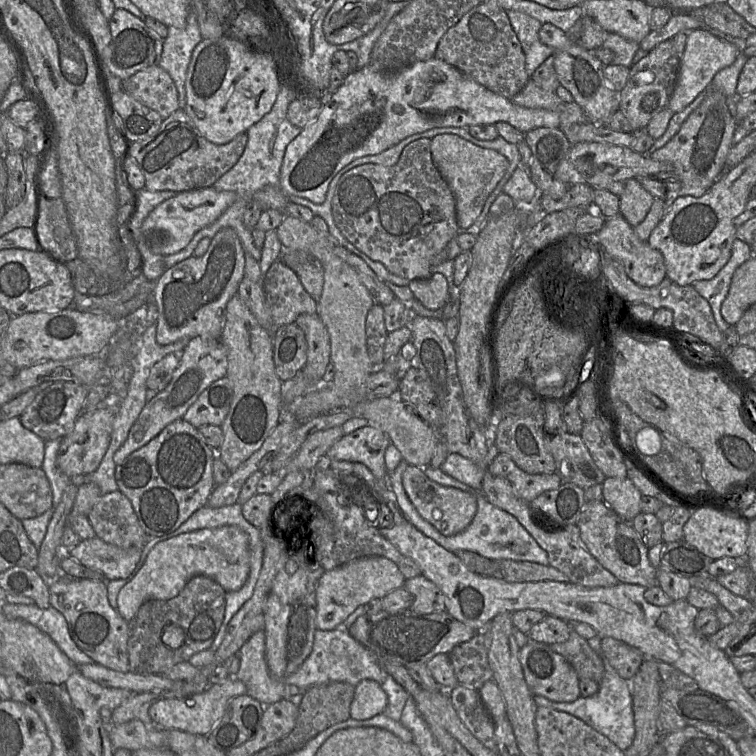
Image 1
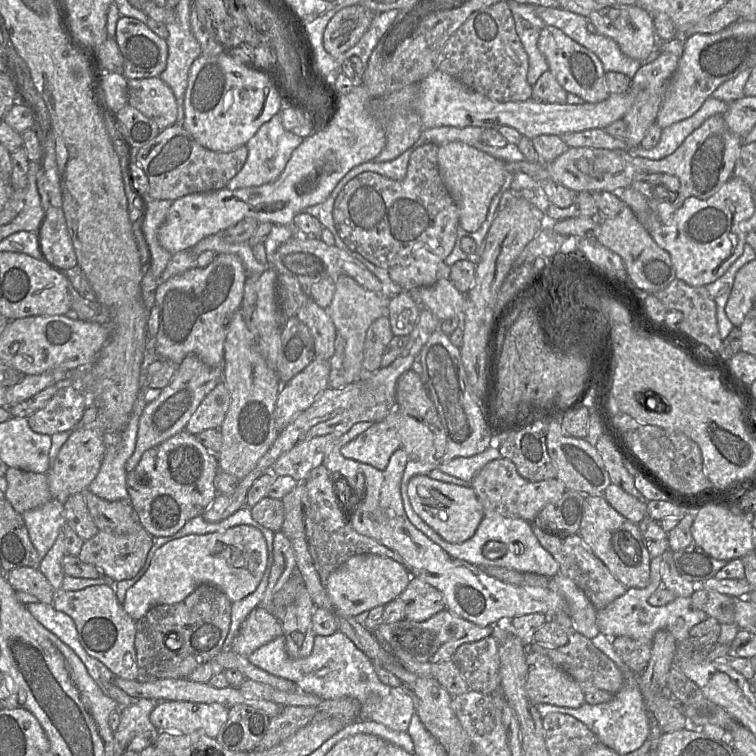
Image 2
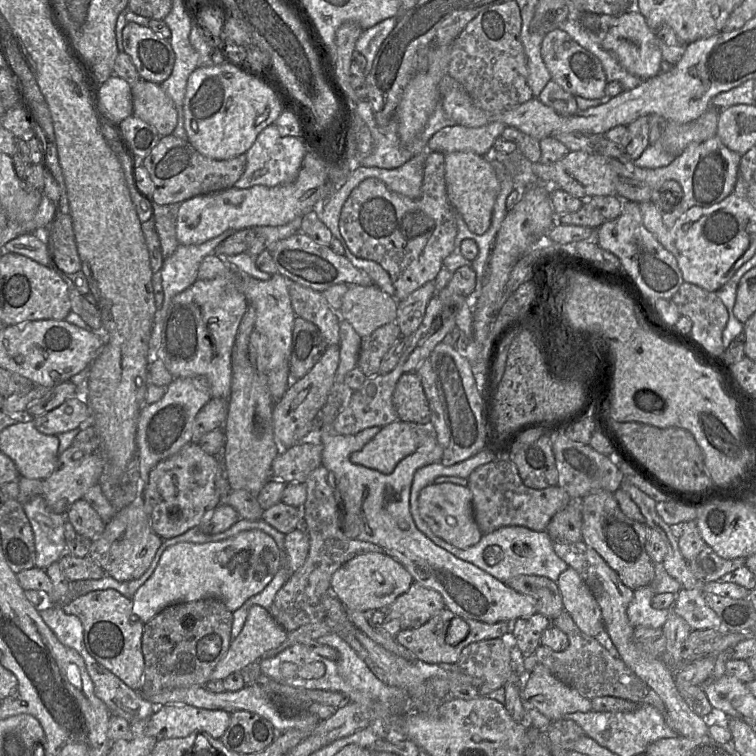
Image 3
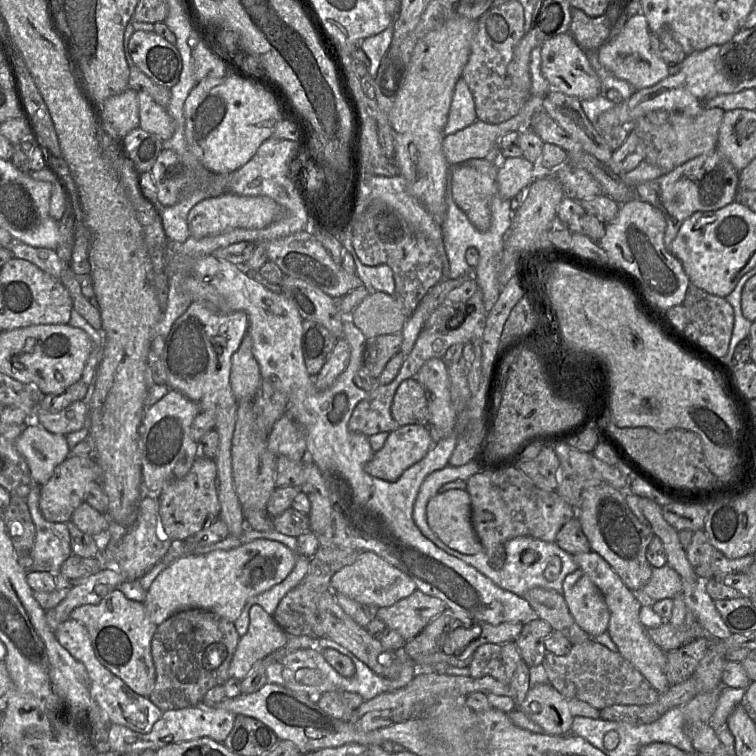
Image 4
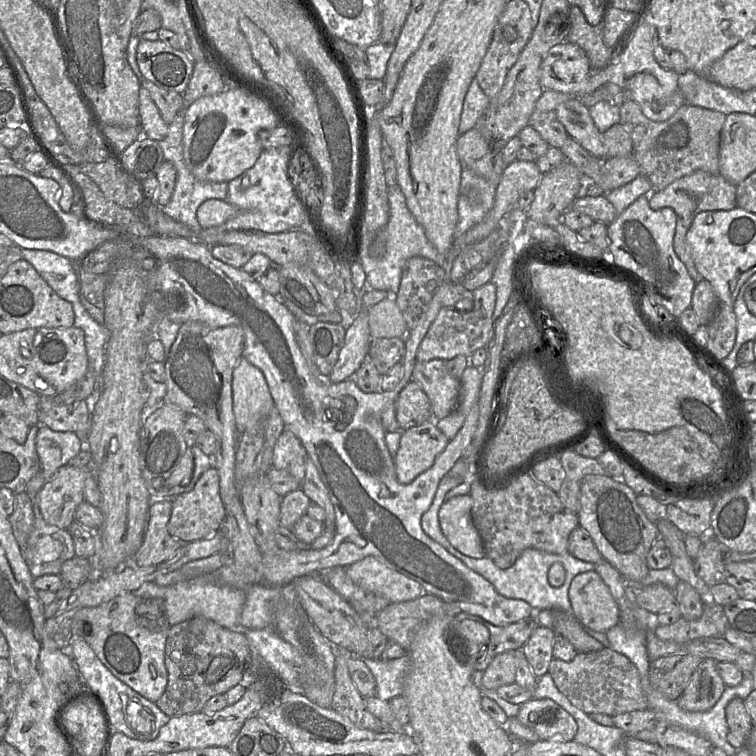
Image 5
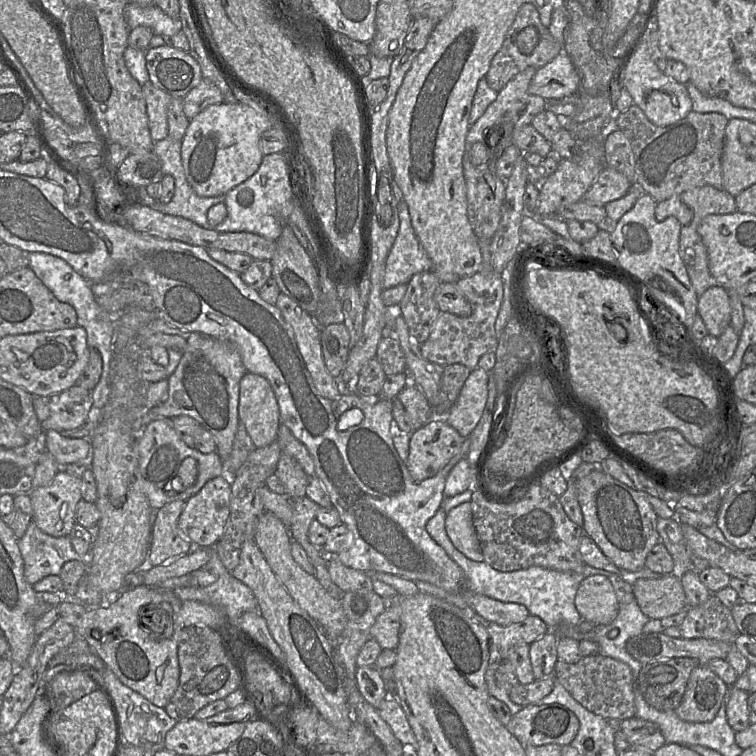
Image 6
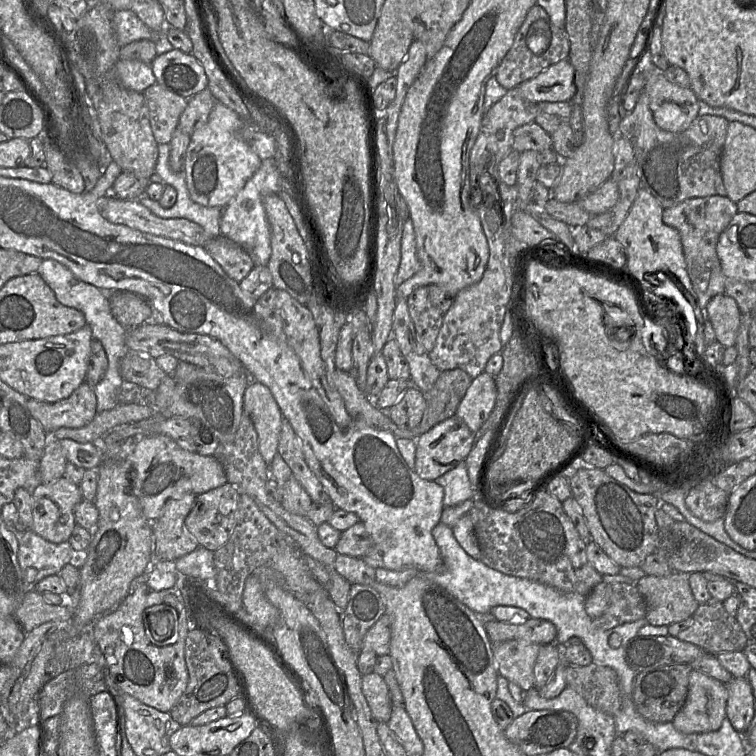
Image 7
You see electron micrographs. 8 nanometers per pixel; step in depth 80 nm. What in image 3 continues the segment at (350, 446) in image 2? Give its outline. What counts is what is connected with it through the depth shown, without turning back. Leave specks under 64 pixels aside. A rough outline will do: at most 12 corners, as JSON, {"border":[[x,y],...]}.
{"border":[[416,426],[380,428],[350,461],[392,473],[419,447]]}

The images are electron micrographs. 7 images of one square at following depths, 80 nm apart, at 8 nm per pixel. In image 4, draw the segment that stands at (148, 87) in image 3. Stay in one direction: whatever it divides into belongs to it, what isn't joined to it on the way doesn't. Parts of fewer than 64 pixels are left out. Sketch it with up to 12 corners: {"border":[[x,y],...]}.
{"border":[[137,92],[139,127],[162,141],[174,133],[166,108]]}

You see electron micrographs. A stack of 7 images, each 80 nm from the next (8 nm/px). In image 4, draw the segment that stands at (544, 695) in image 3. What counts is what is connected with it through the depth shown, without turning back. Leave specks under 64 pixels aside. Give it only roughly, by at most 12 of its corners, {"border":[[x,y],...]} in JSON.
{"border":[[550,683],[531,686],[517,709],[553,736],[575,716],[600,710],[565,698]]}

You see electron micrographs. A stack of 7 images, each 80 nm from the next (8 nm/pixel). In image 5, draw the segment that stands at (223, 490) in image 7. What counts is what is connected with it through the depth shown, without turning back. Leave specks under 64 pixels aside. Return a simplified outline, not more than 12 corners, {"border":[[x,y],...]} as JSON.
{"border":[[218,470],[175,496],[169,533],[183,543],[220,531]]}

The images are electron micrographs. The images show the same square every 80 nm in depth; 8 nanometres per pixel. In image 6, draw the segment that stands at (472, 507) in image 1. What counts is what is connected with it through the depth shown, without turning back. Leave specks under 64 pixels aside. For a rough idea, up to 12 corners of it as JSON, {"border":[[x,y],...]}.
{"border":[[470,502],[446,514],[452,544],[475,562],[484,561]]}

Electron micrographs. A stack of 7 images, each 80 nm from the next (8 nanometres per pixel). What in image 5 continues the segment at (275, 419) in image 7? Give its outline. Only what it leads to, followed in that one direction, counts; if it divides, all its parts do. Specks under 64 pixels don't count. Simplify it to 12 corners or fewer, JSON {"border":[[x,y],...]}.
{"border":[[245,357],[234,368],[238,432],[275,407],[265,376]]}

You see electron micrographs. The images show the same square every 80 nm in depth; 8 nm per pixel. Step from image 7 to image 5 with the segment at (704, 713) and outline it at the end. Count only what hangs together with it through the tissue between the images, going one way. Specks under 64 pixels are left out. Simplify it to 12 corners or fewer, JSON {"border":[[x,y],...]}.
{"border":[[703,659],[678,699],[687,712],[705,712],[725,684],[717,661]]}

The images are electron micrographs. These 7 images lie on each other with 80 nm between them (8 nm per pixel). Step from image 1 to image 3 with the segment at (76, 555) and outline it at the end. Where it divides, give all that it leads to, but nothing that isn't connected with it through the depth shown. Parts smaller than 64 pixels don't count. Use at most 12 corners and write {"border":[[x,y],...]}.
{"border":[[142,496],[117,510],[89,557],[119,582],[138,579],[163,539]]}

